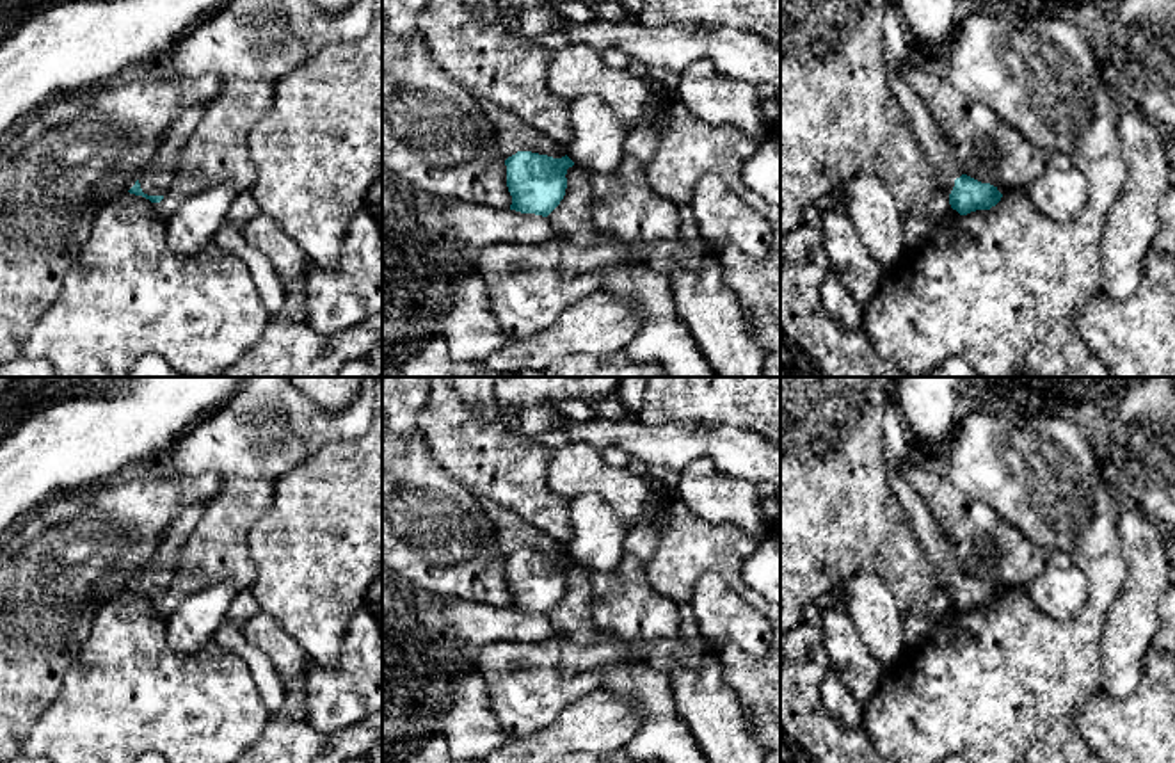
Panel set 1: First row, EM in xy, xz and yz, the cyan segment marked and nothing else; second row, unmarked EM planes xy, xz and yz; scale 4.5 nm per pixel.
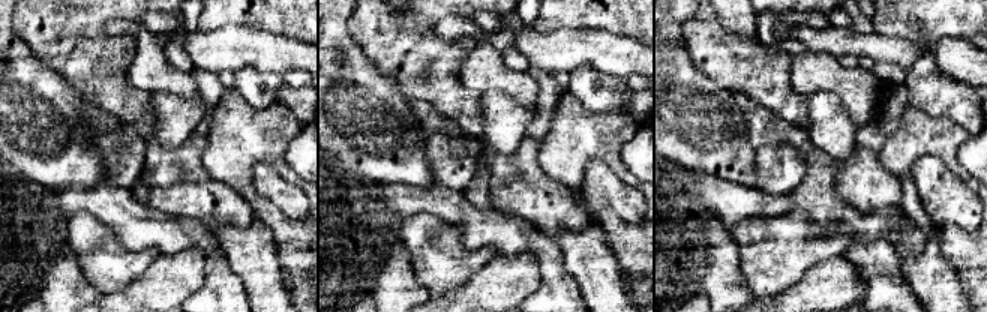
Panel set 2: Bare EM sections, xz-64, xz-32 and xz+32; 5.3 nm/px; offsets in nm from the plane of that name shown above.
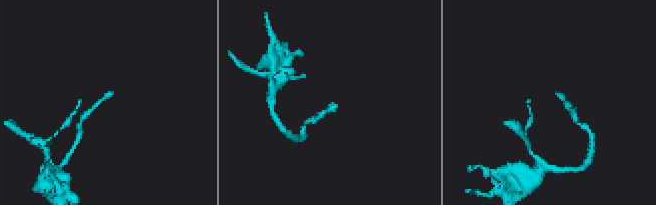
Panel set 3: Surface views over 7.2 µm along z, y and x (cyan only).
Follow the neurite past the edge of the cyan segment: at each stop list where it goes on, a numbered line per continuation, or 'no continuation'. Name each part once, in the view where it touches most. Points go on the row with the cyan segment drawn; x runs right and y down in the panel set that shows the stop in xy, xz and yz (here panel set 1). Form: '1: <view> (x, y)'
1: xy (155, 182)

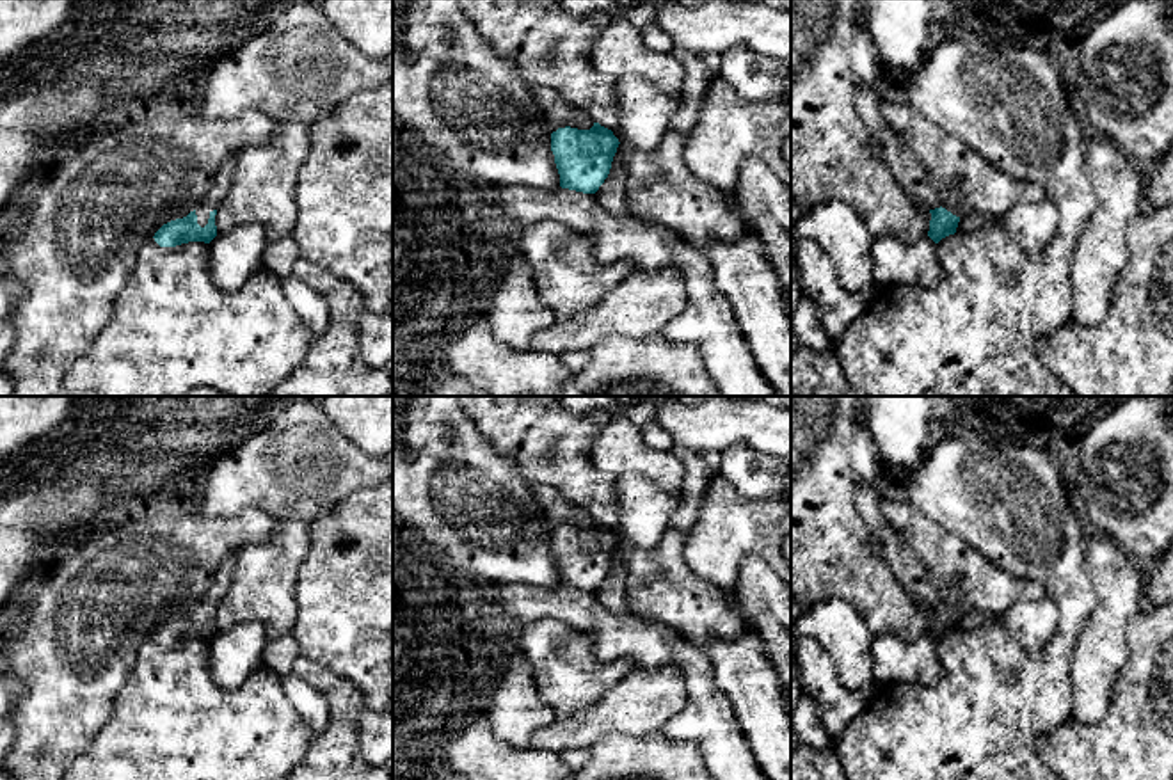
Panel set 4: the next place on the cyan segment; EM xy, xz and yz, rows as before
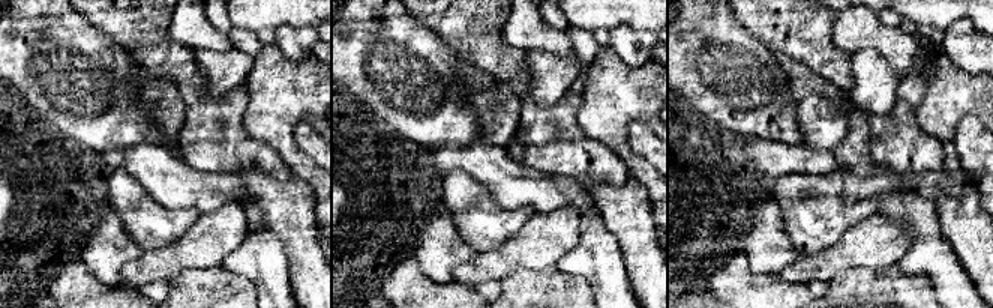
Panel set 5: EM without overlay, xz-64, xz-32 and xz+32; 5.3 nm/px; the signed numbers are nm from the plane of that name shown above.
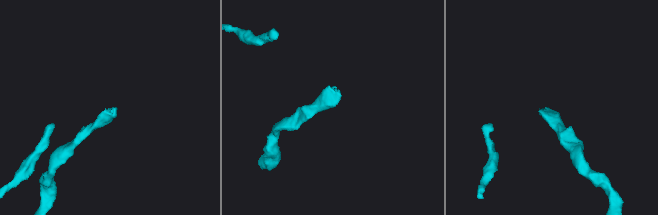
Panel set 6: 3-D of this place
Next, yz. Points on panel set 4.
no continuation

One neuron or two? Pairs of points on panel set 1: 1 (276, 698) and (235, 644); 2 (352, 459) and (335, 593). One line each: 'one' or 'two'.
1: one
2: one

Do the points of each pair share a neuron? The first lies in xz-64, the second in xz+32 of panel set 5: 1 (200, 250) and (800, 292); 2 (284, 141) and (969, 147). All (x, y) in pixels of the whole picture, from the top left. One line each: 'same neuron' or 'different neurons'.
1: different neurons
2: different neurons

